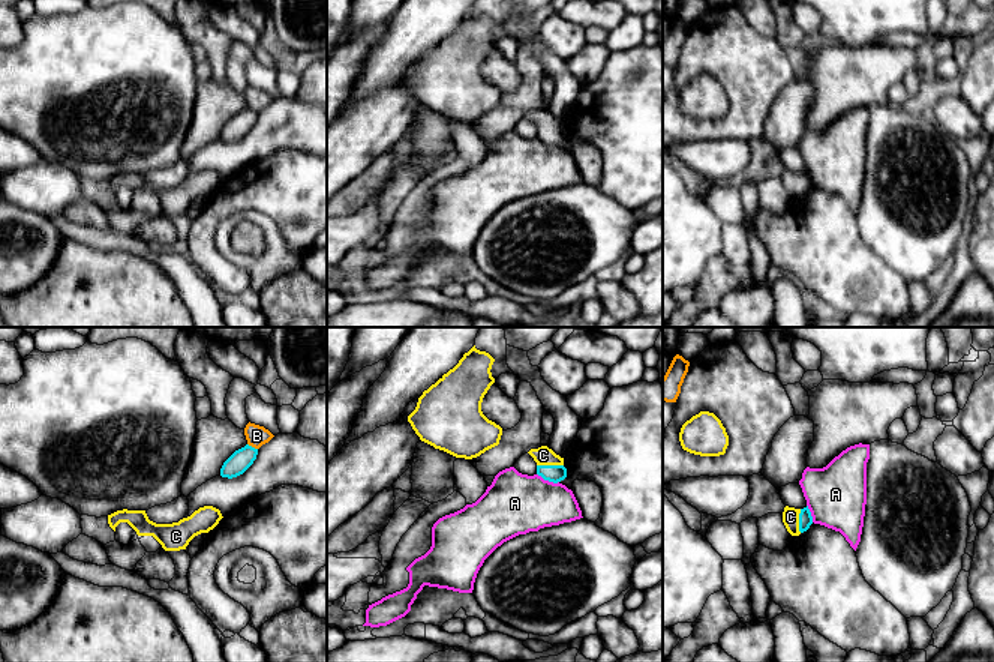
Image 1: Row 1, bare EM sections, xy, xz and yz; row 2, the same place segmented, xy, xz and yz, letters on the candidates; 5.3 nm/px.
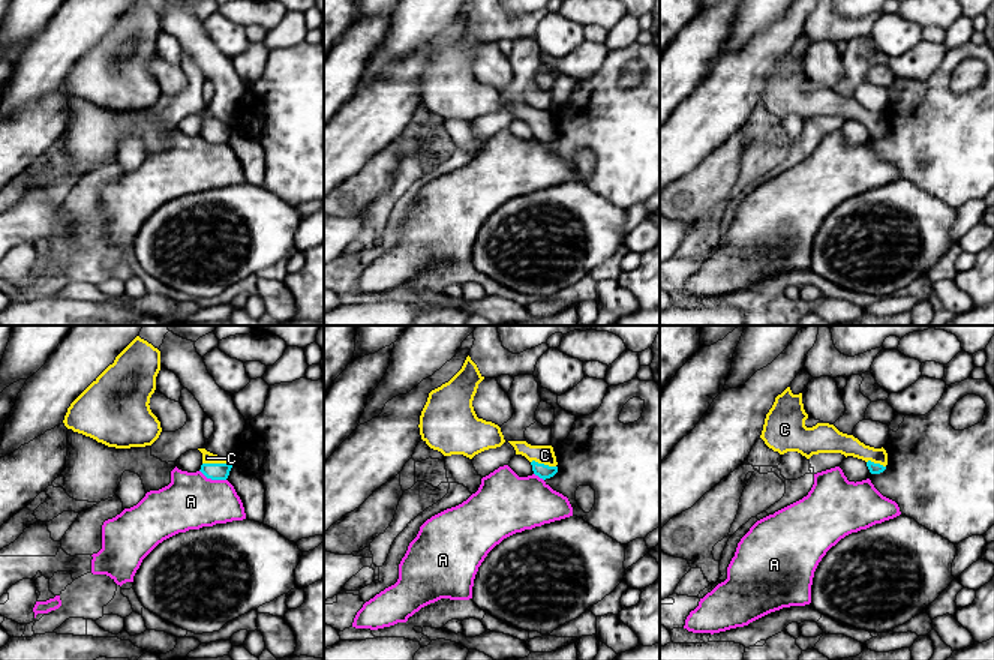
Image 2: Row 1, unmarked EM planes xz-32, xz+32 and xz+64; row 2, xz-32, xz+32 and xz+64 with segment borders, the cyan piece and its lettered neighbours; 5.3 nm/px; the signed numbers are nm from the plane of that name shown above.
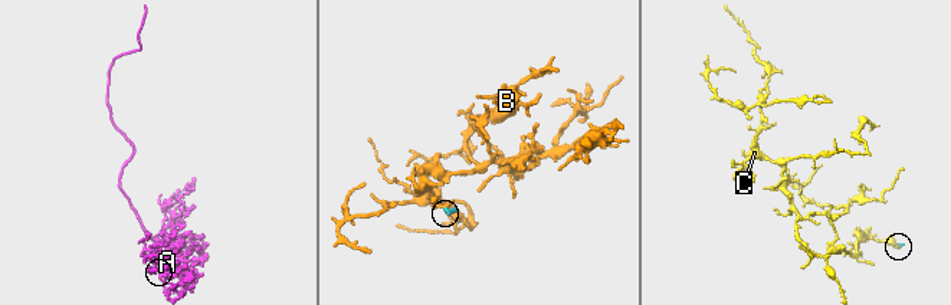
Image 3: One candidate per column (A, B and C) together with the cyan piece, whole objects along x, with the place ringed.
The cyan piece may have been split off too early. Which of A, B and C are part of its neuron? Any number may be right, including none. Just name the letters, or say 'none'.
C

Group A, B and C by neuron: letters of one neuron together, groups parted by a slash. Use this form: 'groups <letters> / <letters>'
groups A / B / C

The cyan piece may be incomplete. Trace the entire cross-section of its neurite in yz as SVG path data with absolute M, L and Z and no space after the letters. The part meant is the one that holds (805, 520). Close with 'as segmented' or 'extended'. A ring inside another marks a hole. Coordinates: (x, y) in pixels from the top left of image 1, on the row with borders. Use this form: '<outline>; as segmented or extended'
M786 506L783 512L783 522L792 536L799 536L810 528L813 516L808 506L804 509Z; extended

